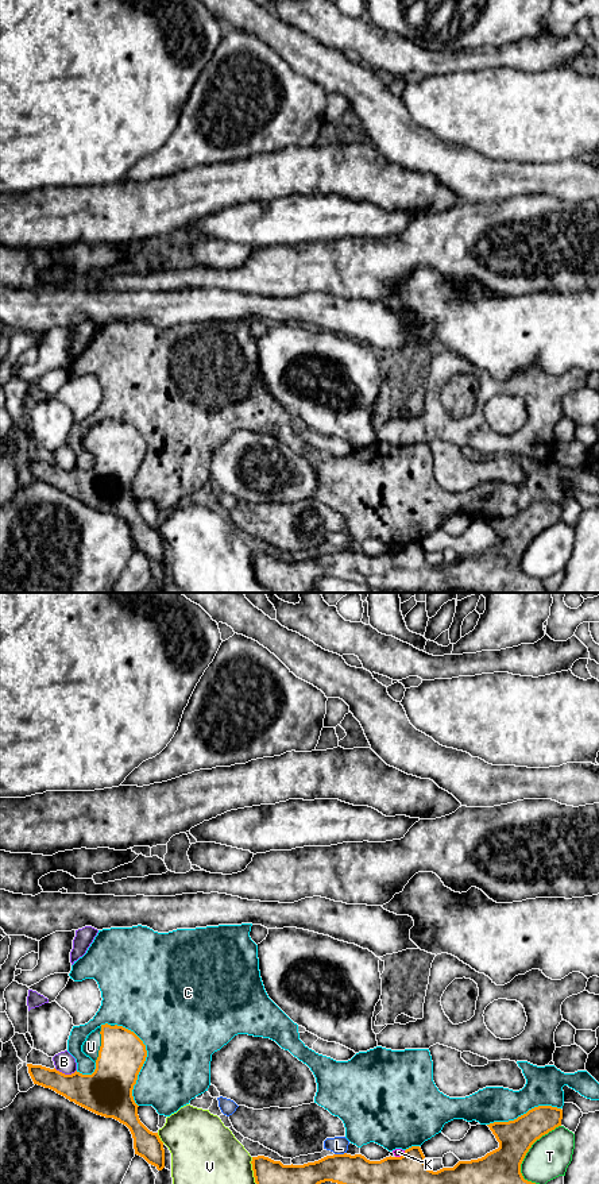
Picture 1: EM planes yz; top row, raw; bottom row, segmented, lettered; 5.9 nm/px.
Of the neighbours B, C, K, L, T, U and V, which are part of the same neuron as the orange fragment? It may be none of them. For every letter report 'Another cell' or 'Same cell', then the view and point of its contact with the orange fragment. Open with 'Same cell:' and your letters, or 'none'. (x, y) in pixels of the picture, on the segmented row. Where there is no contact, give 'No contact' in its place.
Same cell: U
B: Another cell. Touches orange at yz (64, 1073)
C: Another cell. Touches orange at yz (145, 1060)
K: Another cell. Touches orange at yz (401, 1156)
L: Another cell. Touches orange at yz (340, 1154)
T: Another cell. Touches orange at yz (529, 1148)
U: Same cell. Touches orange at yz (101, 1044)
V: Another cell. Touches orange at yz (252, 1169)

